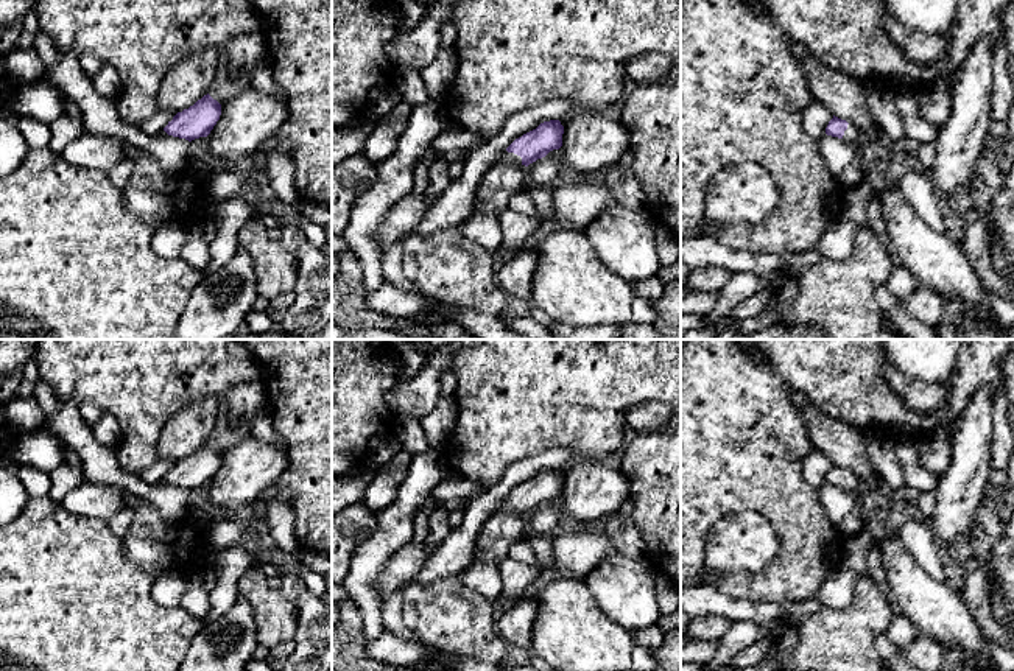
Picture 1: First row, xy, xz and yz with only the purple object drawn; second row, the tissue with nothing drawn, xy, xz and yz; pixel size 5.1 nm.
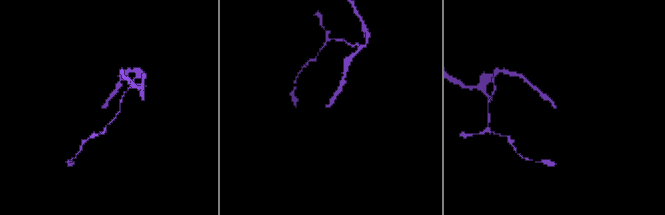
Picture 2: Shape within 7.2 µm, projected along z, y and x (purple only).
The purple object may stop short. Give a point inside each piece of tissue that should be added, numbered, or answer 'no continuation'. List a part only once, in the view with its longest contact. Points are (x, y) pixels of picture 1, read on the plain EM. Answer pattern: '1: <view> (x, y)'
1: xz (506, 505)

